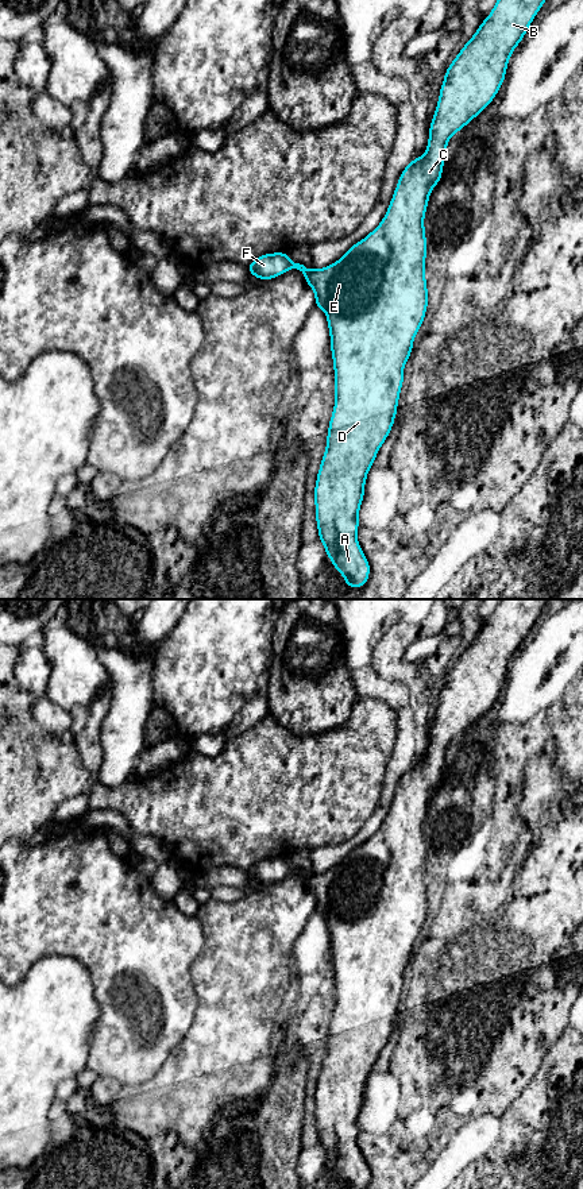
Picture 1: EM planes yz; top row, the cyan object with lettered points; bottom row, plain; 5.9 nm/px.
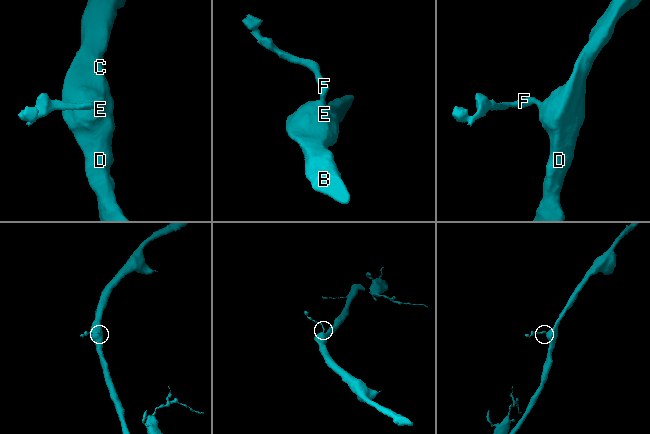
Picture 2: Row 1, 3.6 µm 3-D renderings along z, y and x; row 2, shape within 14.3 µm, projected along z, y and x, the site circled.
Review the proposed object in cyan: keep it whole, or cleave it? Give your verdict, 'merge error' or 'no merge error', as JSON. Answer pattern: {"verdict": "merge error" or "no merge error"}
{"verdict": "no merge error"}

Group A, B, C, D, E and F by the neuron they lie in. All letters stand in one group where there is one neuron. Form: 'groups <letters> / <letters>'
groups A B C D E F

